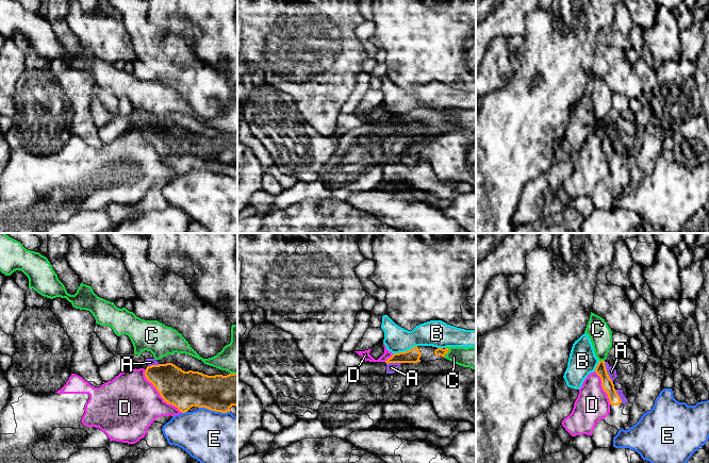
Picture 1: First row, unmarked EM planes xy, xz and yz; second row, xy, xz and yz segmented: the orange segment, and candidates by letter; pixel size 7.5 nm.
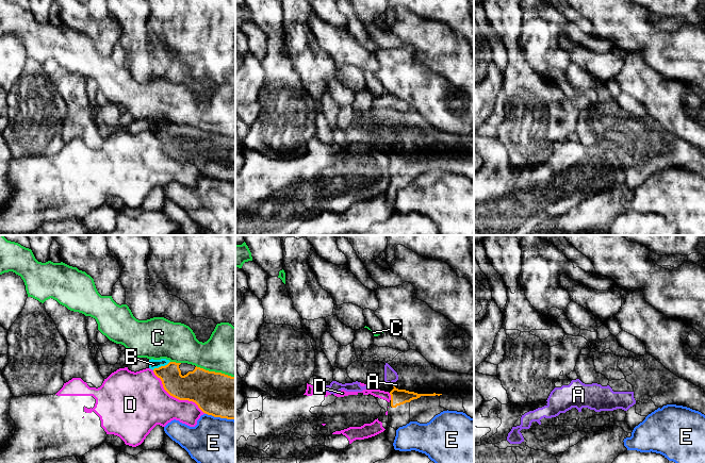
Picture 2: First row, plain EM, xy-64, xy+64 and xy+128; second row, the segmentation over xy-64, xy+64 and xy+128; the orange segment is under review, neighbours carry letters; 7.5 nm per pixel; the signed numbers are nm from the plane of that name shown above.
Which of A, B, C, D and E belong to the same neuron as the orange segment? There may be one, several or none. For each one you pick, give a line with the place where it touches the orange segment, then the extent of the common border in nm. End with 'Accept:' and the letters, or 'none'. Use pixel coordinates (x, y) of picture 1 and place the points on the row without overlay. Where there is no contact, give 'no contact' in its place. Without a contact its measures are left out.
Accept: none

